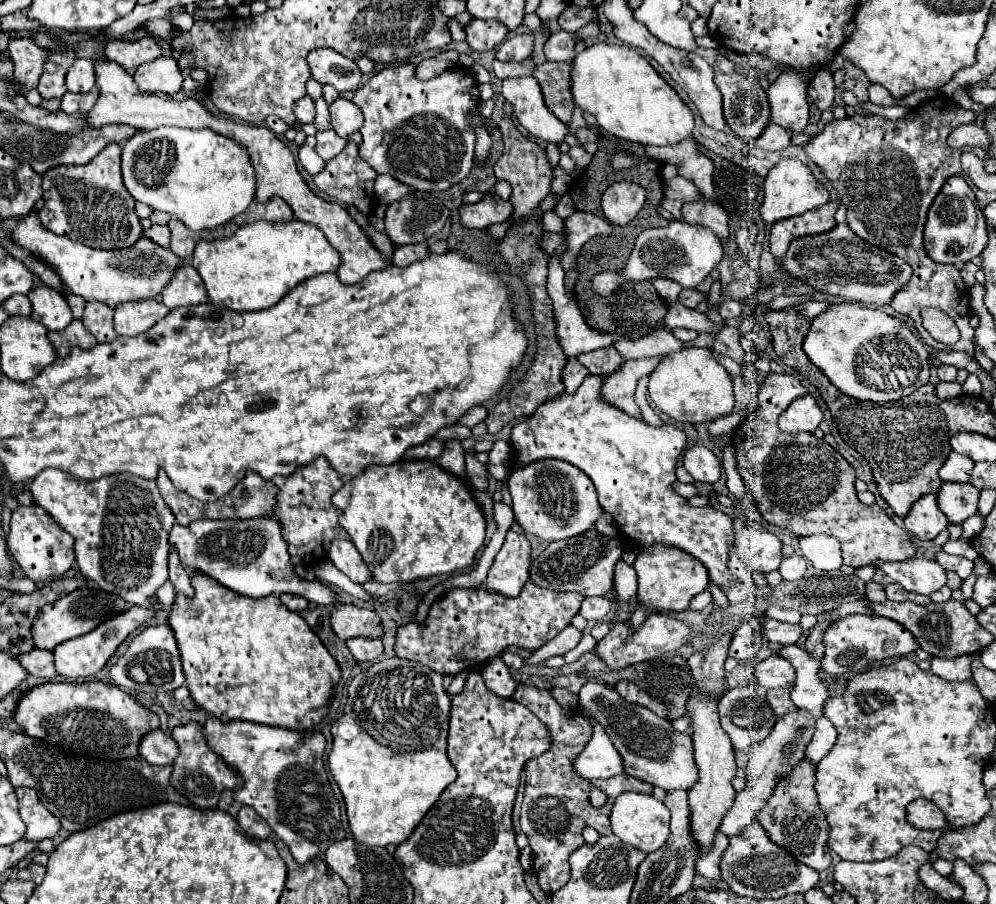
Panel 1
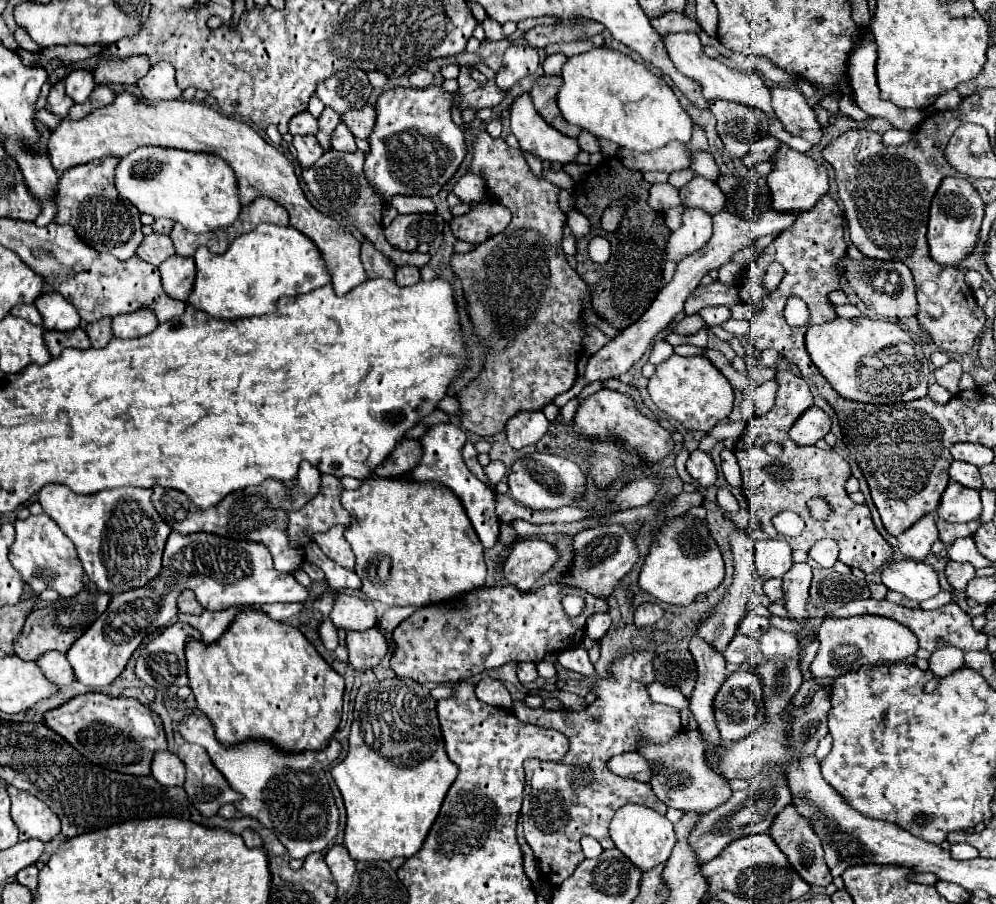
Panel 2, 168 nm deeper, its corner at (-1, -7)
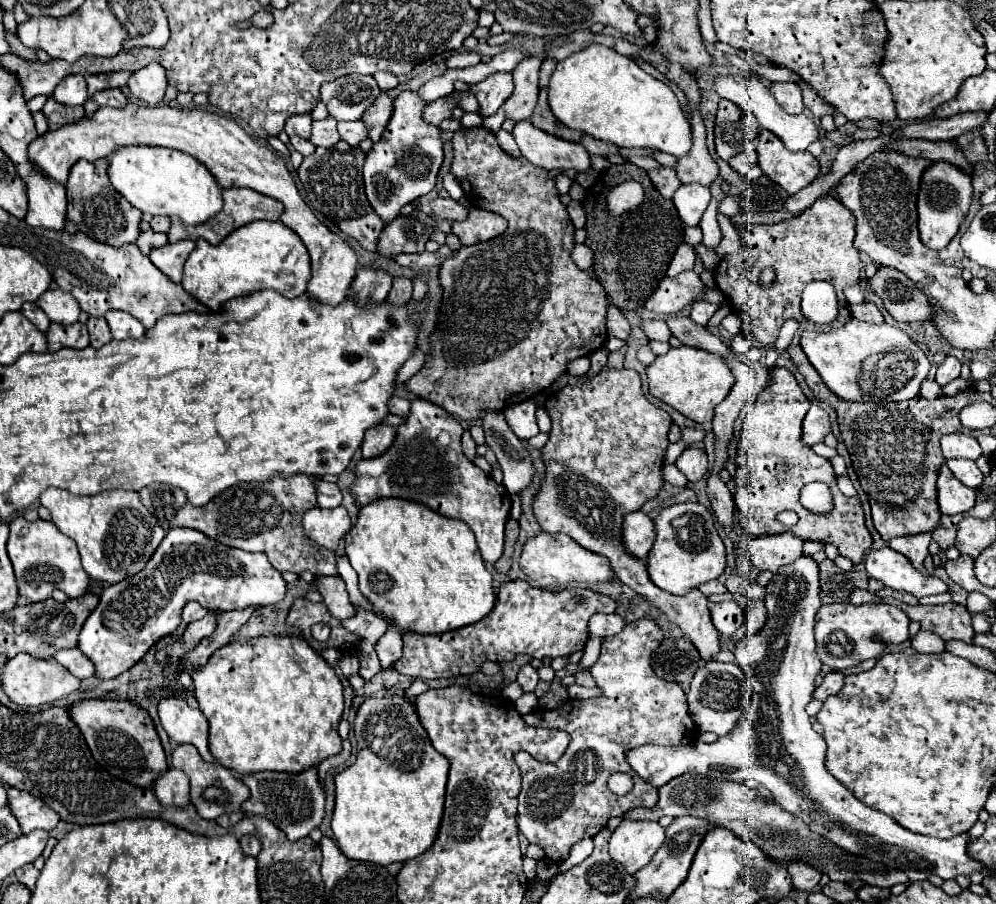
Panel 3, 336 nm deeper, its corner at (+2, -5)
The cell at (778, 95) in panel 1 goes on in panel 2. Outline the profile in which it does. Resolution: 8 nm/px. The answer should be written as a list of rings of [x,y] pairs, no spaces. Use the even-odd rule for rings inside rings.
[[[774,87],[772,89],[772,103],[778,119],[782,121],[784,129],[792,135],[804,137],[810,143],[820,143],[822,129],[816,121],[812,107],[806,103],[804,95],[798,89],[790,87]]]

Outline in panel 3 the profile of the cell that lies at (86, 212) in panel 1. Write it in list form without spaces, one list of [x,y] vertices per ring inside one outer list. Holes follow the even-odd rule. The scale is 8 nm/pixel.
[[[107,159],[99,161],[77,161],[71,167],[69,179],[67,179],[67,221],[65,231],[75,233],[81,231],[87,237],[111,245],[111,247],[123,247],[127,243],[135,243],[139,237],[139,223],[141,223],[141,211],[135,209],[131,203],[127,203],[115,189],[111,187],[111,181],[107,177]]]

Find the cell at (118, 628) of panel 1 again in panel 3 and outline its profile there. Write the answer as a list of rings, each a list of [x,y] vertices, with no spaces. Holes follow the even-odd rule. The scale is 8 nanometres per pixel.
[[[173,527],[167,531],[165,539],[161,541],[159,549],[153,553],[151,561],[133,577],[119,581],[117,585],[107,587],[101,593],[101,601],[97,609],[85,621],[79,633],[79,649],[85,657],[91,659],[95,665],[95,677],[99,679],[113,679],[133,667],[147,649],[157,643],[161,637],[171,635],[177,625],[181,623],[181,609],[187,601],[199,601],[203,607],[217,607],[219,611],[243,609],[243,607],[265,607],[279,603],[287,593],[287,583],[279,571],[267,561],[265,553],[247,553],[241,549],[233,549],[205,537],[201,531],[195,529],[181,529]]]

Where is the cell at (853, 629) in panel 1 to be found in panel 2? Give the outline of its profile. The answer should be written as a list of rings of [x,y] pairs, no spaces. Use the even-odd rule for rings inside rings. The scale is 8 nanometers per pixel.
[[[856,615],[856,617],[828,617],[818,629],[818,653],[810,665],[816,679],[822,677],[842,677],[856,671],[860,665],[882,665],[898,663],[908,659],[918,649],[916,635],[902,623],[880,617],[880,615]]]

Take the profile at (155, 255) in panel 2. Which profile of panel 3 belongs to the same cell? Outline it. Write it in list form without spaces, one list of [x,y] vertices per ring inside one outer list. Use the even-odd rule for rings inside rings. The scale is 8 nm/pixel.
[[[145,231],[145,233],[141,233],[139,235],[139,239],[137,239],[137,247],[141,249],[141,253],[143,255],[149,255],[151,253],[151,249],[155,249],[155,247],[163,247],[163,245],[167,245],[169,241],[167,241],[167,235],[163,235],[163,233],[155,233],[155,231]]]

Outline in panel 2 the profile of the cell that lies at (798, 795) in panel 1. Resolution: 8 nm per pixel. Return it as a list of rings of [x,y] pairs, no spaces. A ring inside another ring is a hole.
[[[786,807],[778,813],[778,819],[774,821],[774,827],[770,827],[770,835],[776,841],[776,845],[780,847],[780,851],[788,857],[790,865],[796,869],[796,873],[812,887],[816,885],[828,885],[832,883],[832,875],[830,869],[824,861],[824,851],[822,851],[822,843],[818,839],[818,835],[814,835],[810,823],[806,823],[806,819],[802,819],[802,815],[798,815],[794,811],[794,807]]]

